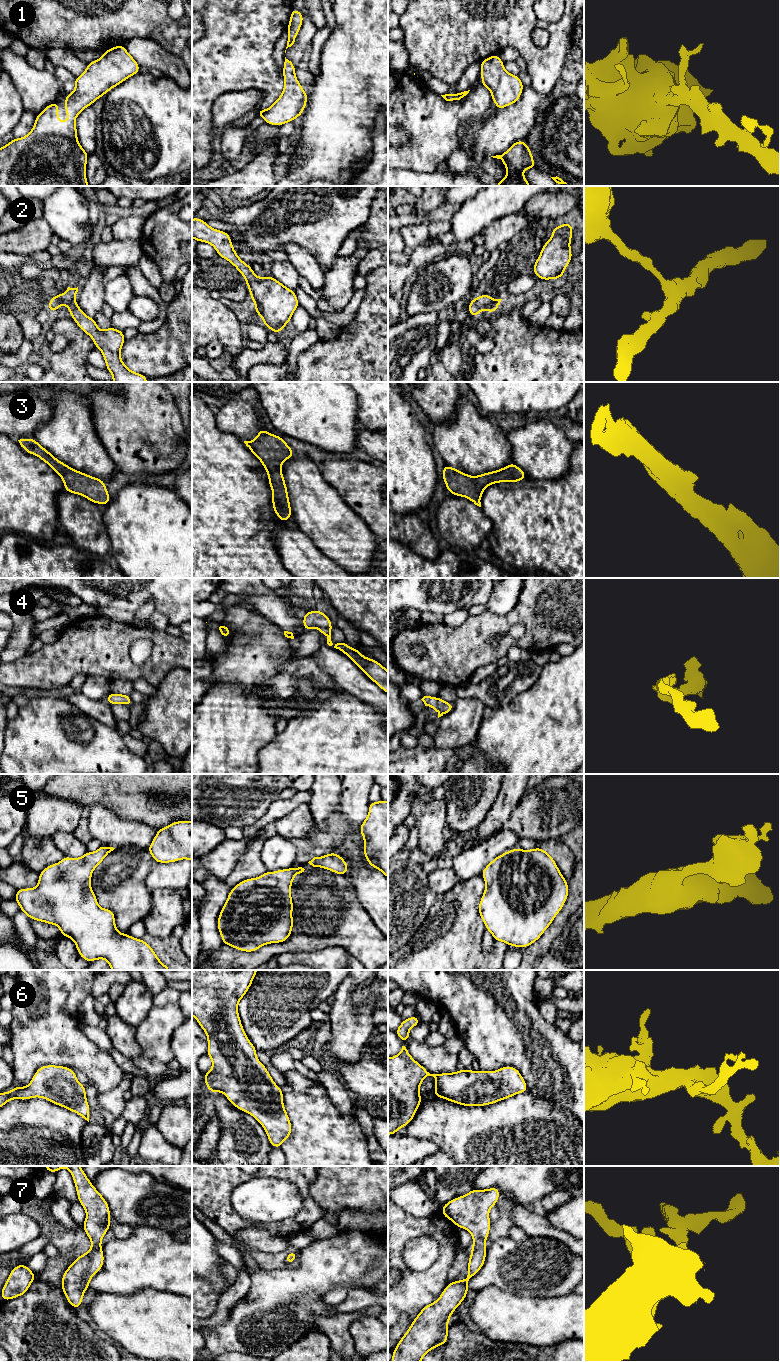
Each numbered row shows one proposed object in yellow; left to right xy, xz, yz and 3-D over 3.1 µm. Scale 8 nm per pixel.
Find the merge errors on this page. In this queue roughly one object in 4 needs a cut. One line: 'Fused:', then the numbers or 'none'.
Fused: none

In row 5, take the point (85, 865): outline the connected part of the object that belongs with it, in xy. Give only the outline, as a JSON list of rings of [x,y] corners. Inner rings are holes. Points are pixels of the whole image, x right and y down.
[[[101,845],[95,852],[86,851],[80,858],[64,855],[60,862],[48,865],[39,873],[39,881],[34,889],[16,890],[14,900],[28,918],[57,925],[62,936],[71,938],[79,956],[89,963],[105,959],[111,970],[170,970],[146,941],[131,937],[128,933],[120,933],[116,929],[114,912],[98,905],[91,888],[91,876],[94,869],[114,849]]]

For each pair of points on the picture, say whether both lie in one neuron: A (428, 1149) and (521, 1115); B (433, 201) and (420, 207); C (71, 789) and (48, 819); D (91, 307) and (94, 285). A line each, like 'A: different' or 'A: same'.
A: different
B: same
C: different
D: same

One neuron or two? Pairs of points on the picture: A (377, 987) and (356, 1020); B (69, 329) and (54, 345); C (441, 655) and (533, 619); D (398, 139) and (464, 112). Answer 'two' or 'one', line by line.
A: two
B: two
C: one
D: two

